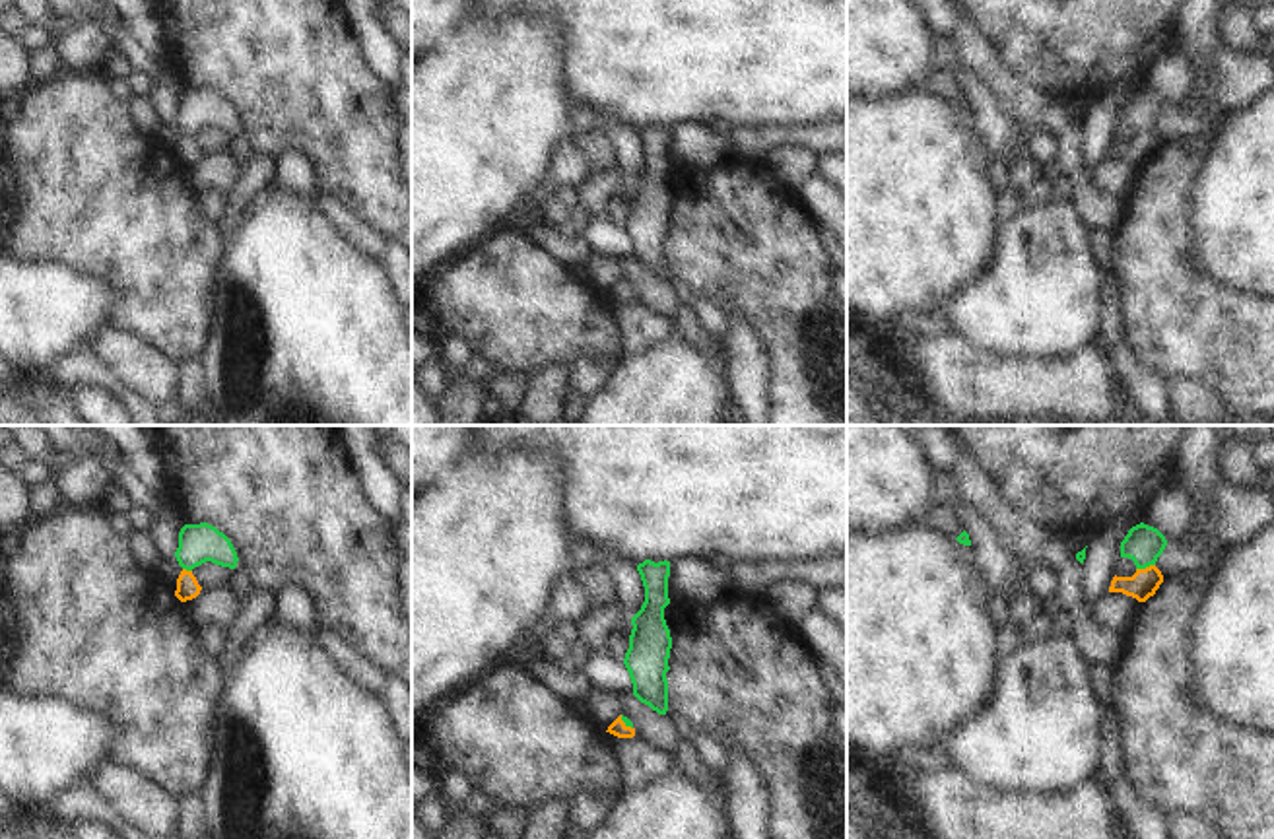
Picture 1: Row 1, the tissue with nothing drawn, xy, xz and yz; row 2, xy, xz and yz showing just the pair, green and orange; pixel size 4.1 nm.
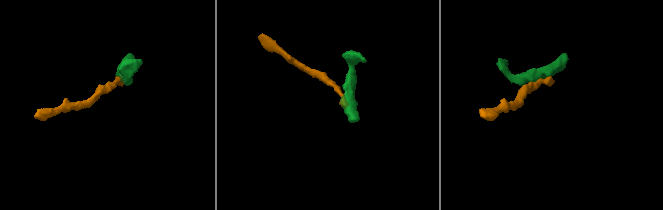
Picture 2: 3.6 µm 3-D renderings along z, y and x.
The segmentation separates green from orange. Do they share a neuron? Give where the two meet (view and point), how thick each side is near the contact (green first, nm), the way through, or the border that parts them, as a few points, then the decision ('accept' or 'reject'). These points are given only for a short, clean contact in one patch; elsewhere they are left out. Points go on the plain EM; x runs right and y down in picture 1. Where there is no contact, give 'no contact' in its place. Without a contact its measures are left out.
contact yz (1144, 133); calibres 160 and 120 nm; way yz (1142, 109), (1144, 133), (1144, 148); accept

